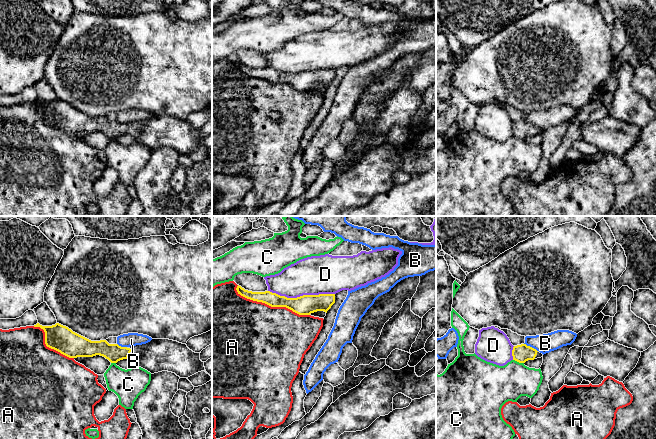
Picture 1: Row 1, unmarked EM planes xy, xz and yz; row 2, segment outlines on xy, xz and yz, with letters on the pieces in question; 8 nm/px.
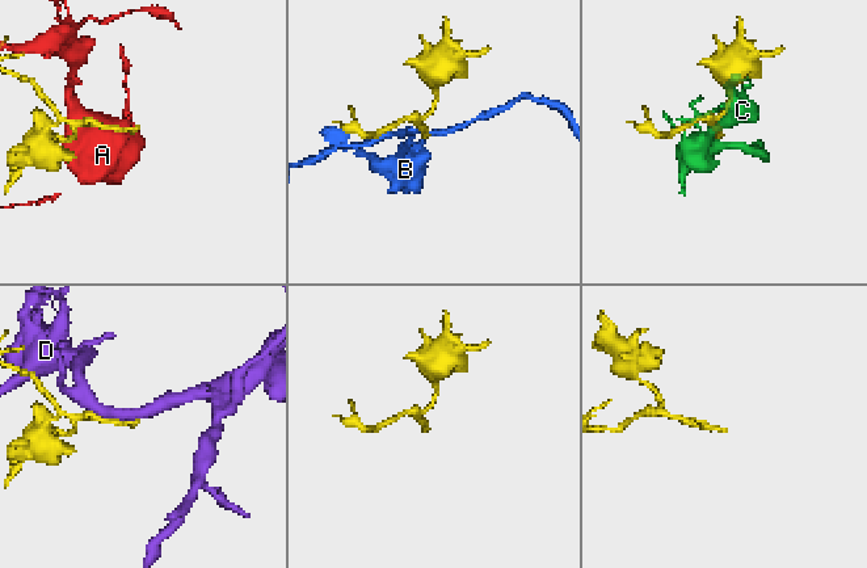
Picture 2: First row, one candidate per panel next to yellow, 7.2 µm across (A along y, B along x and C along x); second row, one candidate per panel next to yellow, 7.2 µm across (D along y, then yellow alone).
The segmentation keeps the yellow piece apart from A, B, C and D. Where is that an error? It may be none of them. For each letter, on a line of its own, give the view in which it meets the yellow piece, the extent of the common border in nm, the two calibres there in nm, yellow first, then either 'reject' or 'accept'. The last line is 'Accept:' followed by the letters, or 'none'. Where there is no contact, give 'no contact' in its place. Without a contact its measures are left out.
A: xz | 650 nm | 160/500 nm | reject
B: yz | 130 nm | 140/150 nm | reject
C: yz | 90 nm | 140/300 nm | reject
D: xz | 550 nm | 160/320 nm | reject
Accept: none

